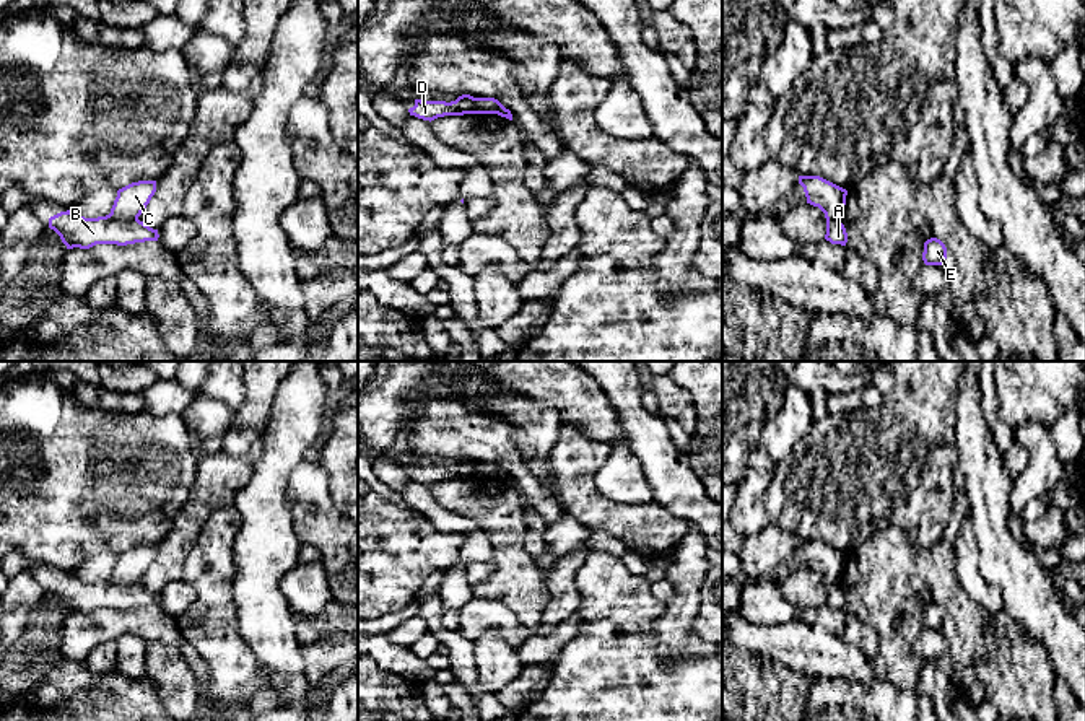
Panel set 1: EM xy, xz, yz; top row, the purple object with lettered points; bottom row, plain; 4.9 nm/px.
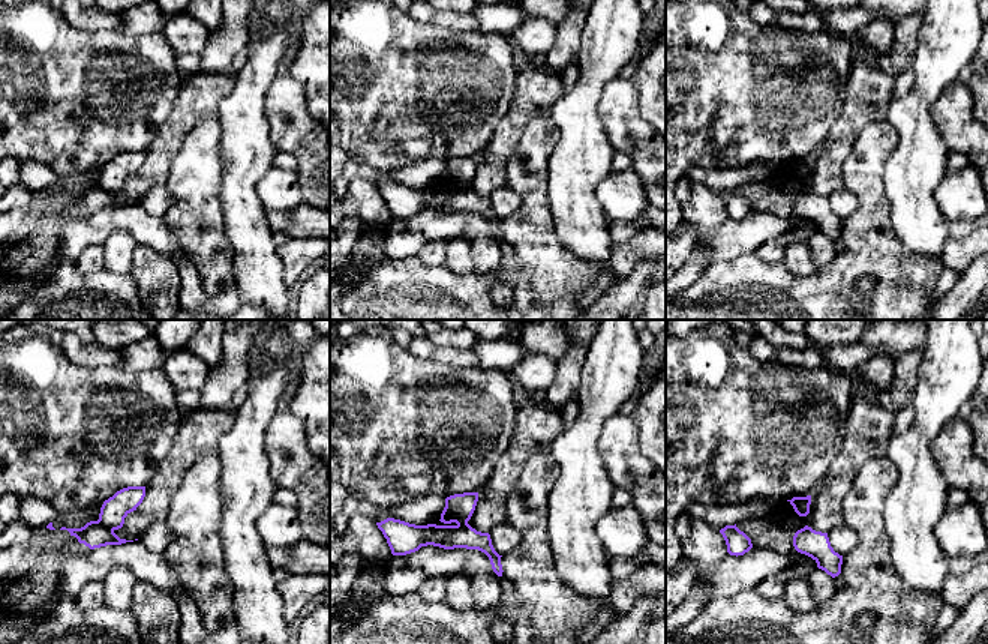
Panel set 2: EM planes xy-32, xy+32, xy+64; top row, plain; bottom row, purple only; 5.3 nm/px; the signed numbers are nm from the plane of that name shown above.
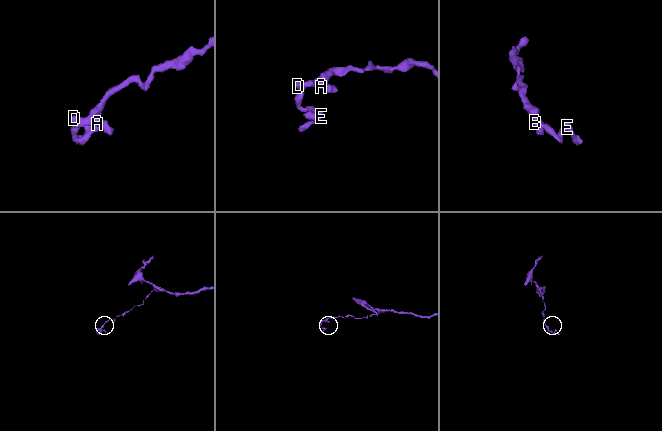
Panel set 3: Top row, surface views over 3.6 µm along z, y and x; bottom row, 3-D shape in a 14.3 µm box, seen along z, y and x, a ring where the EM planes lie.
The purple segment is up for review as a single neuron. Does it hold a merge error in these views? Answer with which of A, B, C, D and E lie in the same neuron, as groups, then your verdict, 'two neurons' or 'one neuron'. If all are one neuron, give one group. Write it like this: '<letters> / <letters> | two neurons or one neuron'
A B D E / C | two neurons

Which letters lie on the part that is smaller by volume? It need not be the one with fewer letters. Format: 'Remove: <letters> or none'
Remove: A, B, D, E

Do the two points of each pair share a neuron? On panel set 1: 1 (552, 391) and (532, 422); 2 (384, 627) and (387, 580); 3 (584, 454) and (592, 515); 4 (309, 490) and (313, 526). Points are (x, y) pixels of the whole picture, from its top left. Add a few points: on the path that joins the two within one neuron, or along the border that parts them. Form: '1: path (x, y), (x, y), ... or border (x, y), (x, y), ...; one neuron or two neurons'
1: border (522, 394), (552, 407), (563, 423); two neurons
2: border (413, 599), (374, 619); two neurons
3: path (575, 469), (571, 479), (583, 500); one neuron
4: path (308, 498), (305, 511), (311, 518); one neuron

